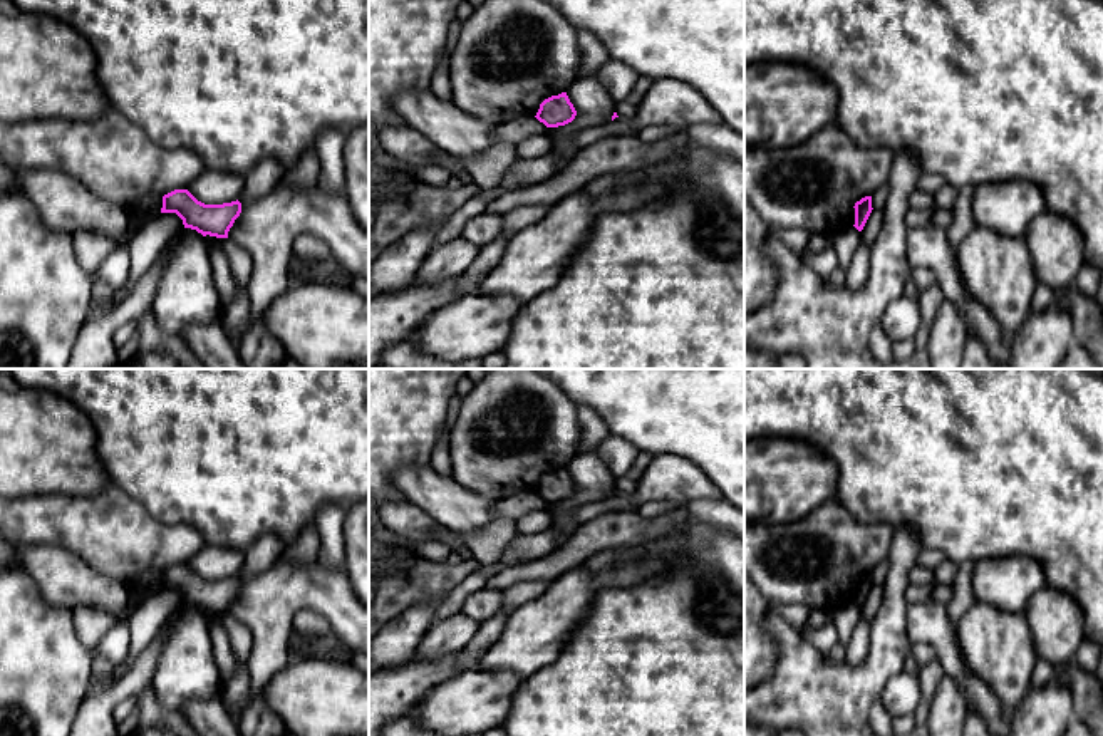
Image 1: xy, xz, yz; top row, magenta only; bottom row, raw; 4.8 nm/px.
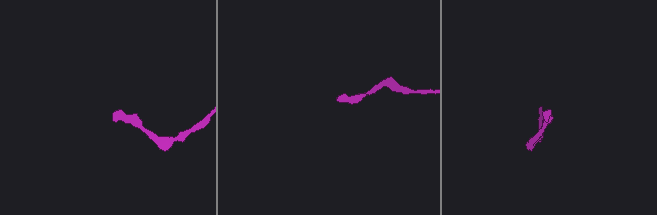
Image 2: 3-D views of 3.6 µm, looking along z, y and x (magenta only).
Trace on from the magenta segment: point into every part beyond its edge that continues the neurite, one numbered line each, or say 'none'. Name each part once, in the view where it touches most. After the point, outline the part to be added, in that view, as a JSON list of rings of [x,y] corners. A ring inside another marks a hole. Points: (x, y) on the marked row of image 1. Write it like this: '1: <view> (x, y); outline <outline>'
none

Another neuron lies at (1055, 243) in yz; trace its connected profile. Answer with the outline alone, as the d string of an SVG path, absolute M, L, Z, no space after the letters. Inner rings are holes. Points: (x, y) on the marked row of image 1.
M1043 211L1031 221L1024 240L1038 283L1056 292L1073 285L1085 263L1085 240L1069 218Z

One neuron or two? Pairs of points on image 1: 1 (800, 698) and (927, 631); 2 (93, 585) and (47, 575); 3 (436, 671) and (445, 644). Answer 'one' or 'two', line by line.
1: two
2: one
3: two

